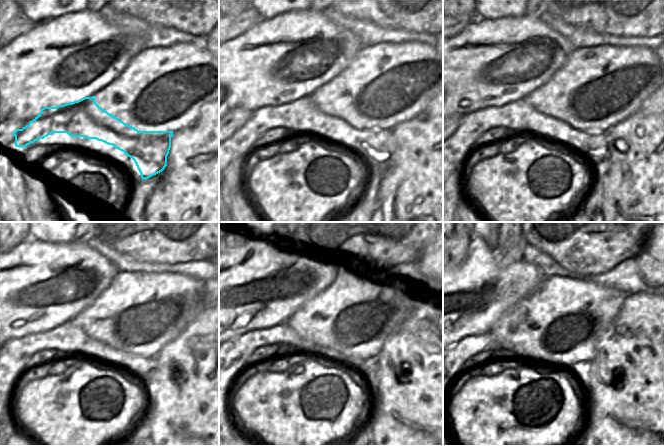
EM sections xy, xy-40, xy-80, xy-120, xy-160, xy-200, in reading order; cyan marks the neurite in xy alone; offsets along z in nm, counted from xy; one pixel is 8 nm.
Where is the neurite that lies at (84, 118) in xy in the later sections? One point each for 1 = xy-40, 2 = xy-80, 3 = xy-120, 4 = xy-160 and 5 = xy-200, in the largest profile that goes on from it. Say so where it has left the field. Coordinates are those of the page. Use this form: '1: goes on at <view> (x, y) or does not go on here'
1: goes on at xy-40 (302, 117)
2: goes on at xy-80 (518, 116)
3: goes on at xy-120 (68, 339)
4: goes on at xy-160 (240, 350)
5: goes on at xy-200 (463, 350)

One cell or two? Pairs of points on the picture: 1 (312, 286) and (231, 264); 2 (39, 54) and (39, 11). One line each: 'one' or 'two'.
1: one
2: two

